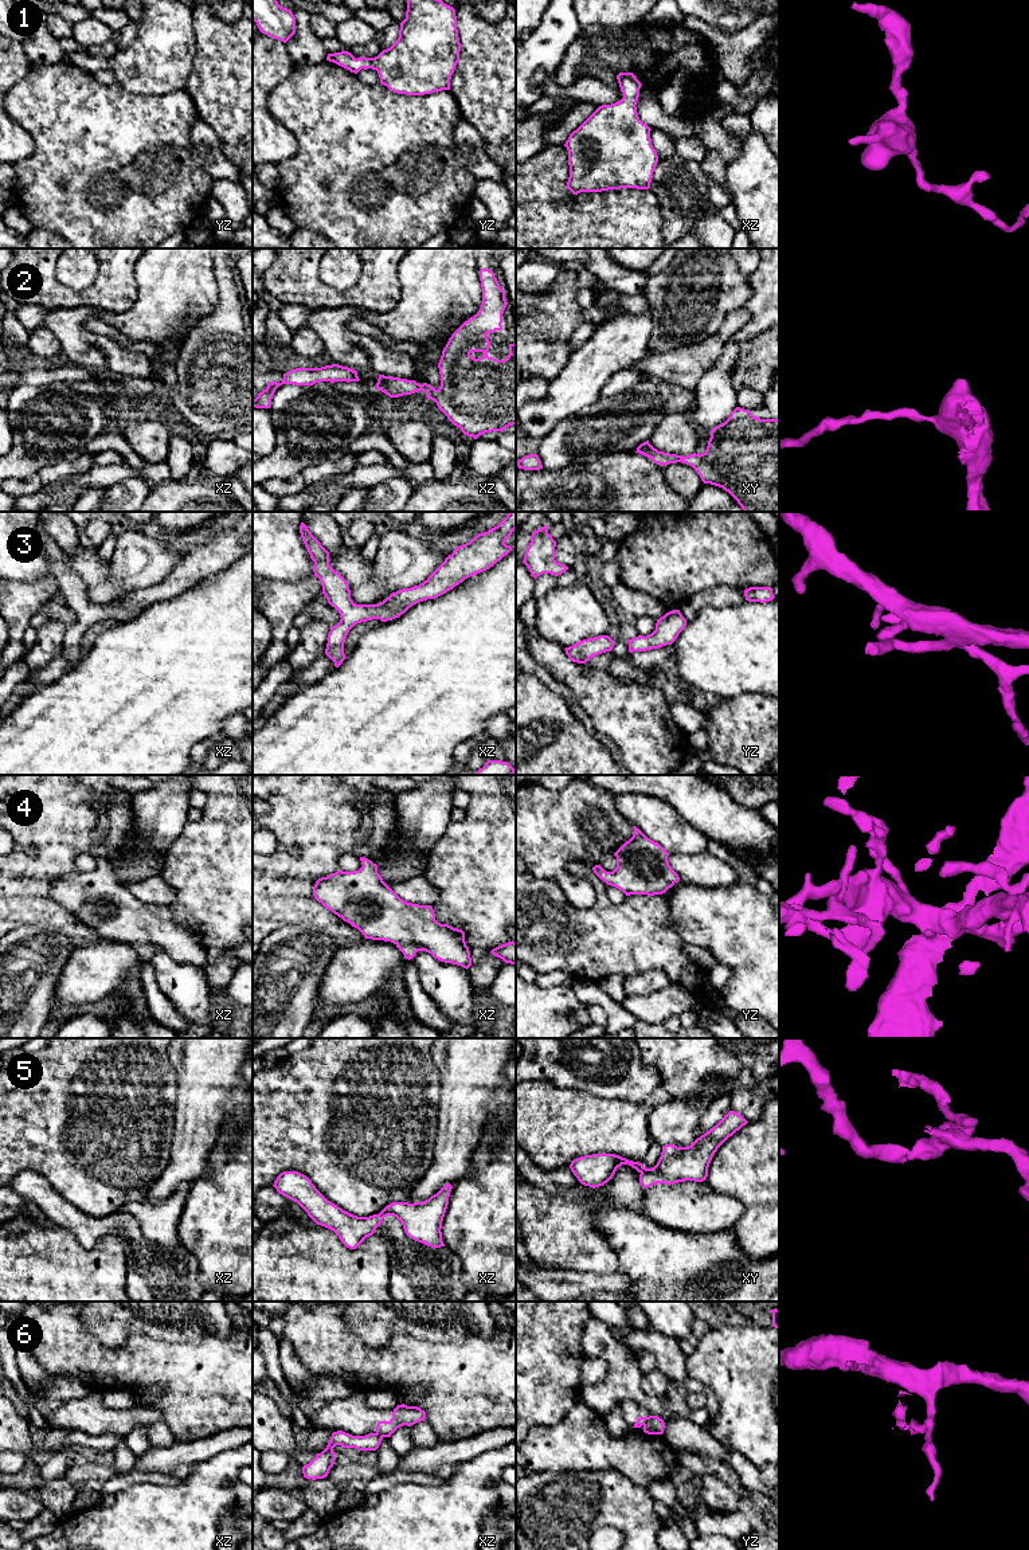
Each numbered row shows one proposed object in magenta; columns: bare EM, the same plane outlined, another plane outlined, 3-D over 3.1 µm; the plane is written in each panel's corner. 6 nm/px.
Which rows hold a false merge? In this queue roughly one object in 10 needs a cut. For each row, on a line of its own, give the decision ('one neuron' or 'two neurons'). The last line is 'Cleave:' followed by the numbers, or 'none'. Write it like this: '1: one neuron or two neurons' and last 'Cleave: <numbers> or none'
1: one neuron
2: one neuron
3: one neuron
4: one neuron
5: two neurons
6: two neurons
Cleave: 5, 6

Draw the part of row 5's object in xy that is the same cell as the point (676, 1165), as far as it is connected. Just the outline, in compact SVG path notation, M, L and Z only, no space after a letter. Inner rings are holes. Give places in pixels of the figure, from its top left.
M729 1111L713 1128L688 1147L662 1146L657 1165L639 1174L643 1189L657 1183L674 1185L684 1181L703 1182L708 1177L709 1163L717 1148L748 1122Z

